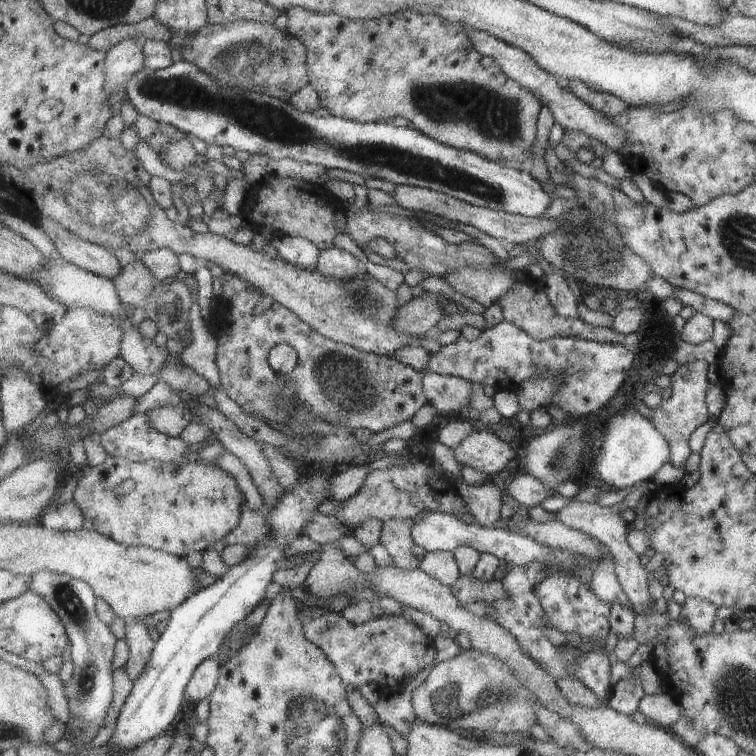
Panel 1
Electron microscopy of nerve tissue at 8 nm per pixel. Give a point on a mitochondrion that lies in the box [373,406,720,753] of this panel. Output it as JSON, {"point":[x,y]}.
{"point":[460,702]}

